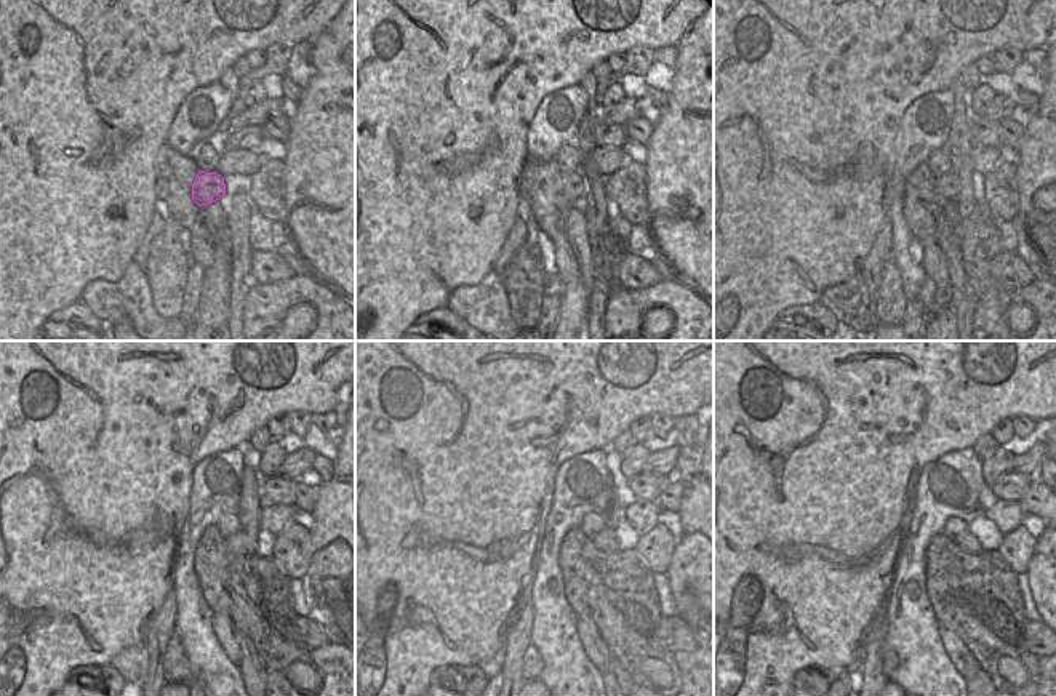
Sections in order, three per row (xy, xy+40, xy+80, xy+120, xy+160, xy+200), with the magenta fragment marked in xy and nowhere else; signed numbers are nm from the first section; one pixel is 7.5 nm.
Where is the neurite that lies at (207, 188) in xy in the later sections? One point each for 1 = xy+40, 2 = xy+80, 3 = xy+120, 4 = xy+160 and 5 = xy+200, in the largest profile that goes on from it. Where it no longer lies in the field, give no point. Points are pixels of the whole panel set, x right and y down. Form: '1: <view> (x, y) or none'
1: xy+40 (572, 183)
2: xy+80 (948, 184)
3: xy+120 (240, 544)
4: xy+160 (605, 540)
5: xy+200 (964, 540)

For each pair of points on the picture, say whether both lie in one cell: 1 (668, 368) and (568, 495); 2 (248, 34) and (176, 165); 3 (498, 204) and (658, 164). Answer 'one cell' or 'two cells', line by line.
1: two cells
2: two cells
3: two cells

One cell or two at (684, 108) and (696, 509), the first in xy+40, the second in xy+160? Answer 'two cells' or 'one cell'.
one cell

